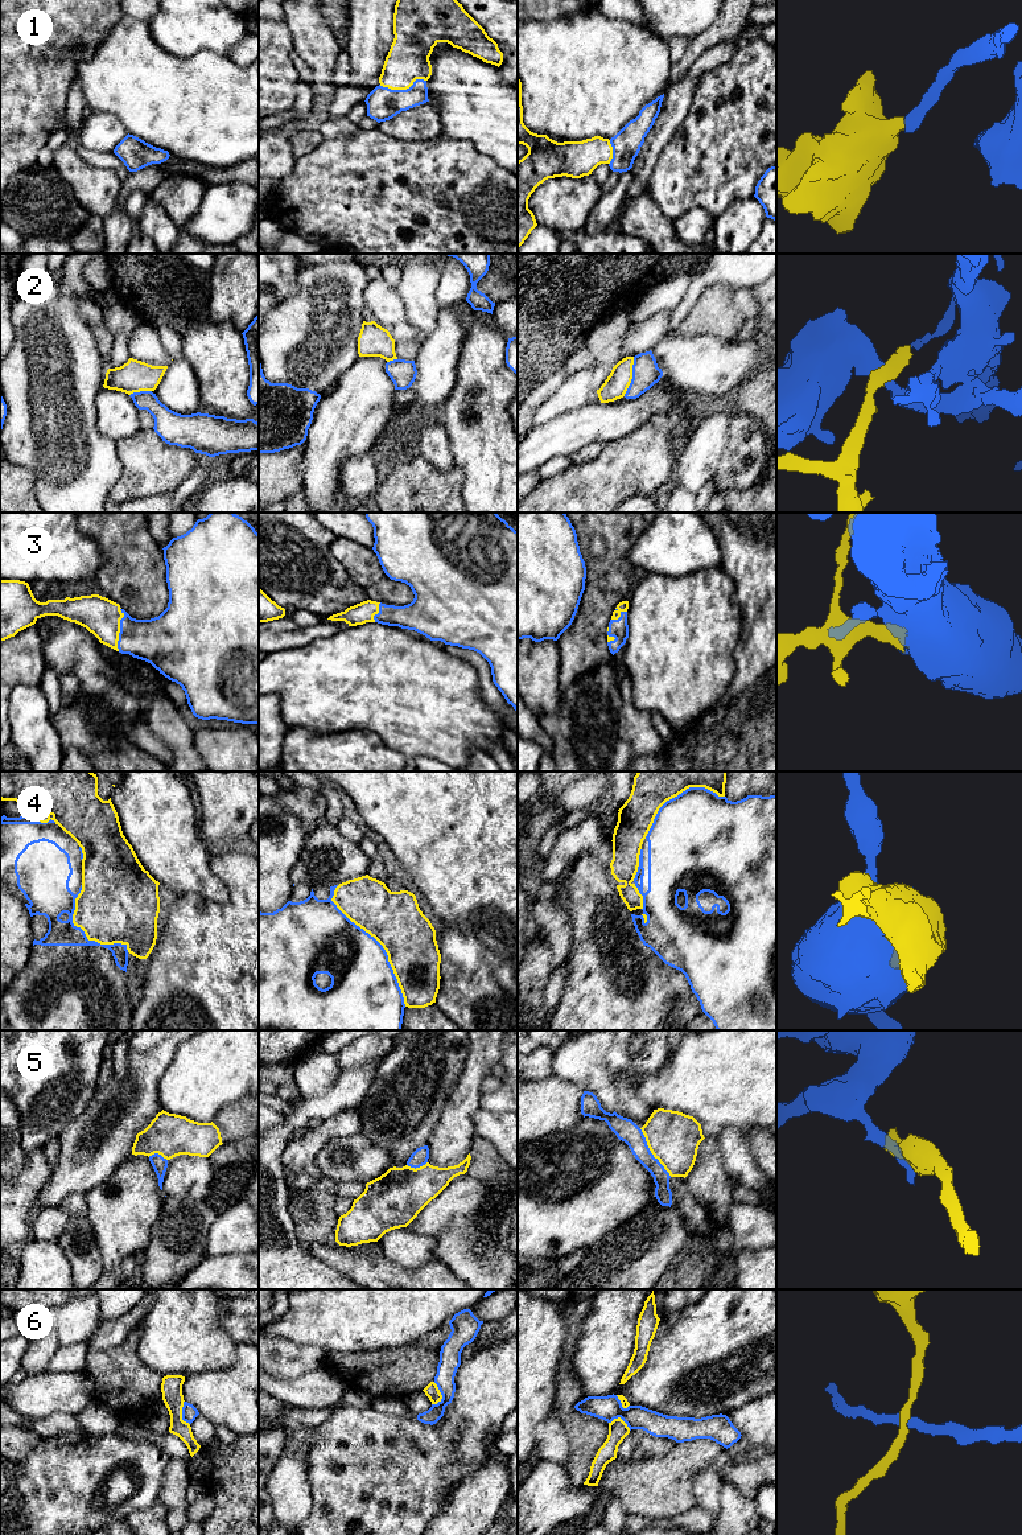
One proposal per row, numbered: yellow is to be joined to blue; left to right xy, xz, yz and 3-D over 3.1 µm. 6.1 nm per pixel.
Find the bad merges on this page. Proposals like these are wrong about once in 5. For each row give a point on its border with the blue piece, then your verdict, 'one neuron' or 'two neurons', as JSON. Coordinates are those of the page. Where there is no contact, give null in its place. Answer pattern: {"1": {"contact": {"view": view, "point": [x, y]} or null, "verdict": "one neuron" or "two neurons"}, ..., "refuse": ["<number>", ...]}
{"1": {"contact": {"view": "xz", "point": [402, 90]}, "verdict": "one neuron"}, "2": {"contact": {"view": "yz", "point": [633, 377]}, "verdict": "two neurons"}, "3": {"contact": {"view": "xy", "point": [120, 629]}, "verdict": "one neuron"}, "4": {"contact": {"view": "xz", "point": [379, 943]}, "verdict": "one neuron"}, "5": {"contact": {"view": "yz", "point": [650, 1152]}, "verdict": "one neuron"}, "6": {"contact": {"view": "xz", "point": [441, 1394]}, "verdict": "two neurons"}, "refuse": ["2", "6"]}

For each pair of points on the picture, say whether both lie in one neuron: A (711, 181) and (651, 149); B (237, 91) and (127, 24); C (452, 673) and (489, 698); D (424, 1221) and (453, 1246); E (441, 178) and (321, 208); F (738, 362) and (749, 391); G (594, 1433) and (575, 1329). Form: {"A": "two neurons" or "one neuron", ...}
{"A": "two neurons", "B": "one neuron", "C": "two neurons", "D": "two neurons", "E": "one neuron", "F": "two neurons", "G": "one neuron"}

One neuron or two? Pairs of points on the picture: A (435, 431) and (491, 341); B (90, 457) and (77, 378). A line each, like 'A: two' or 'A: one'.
A: two
B: one

